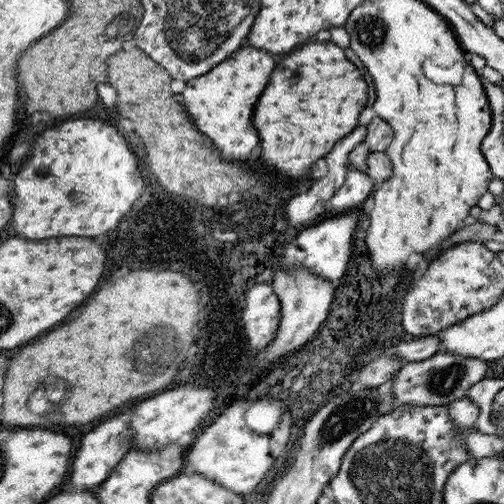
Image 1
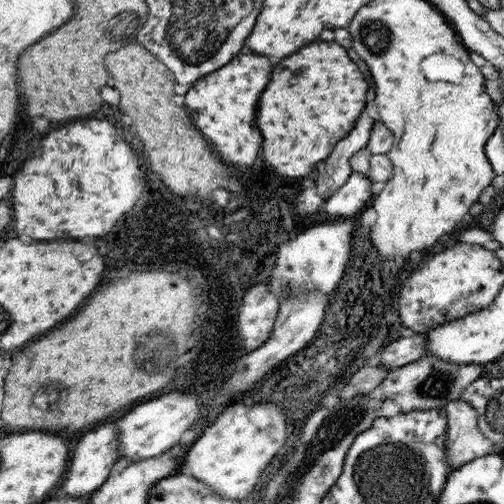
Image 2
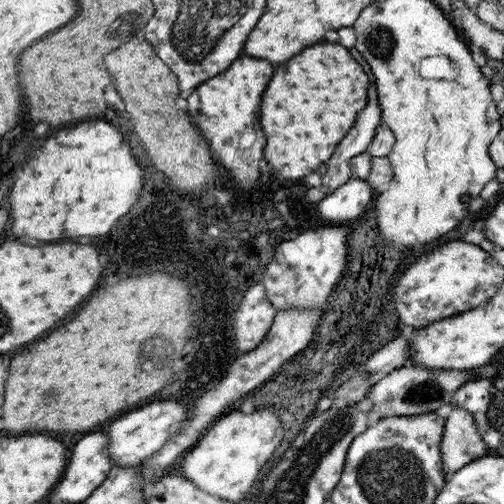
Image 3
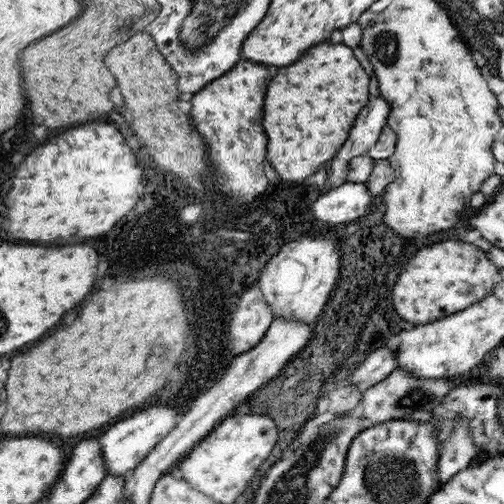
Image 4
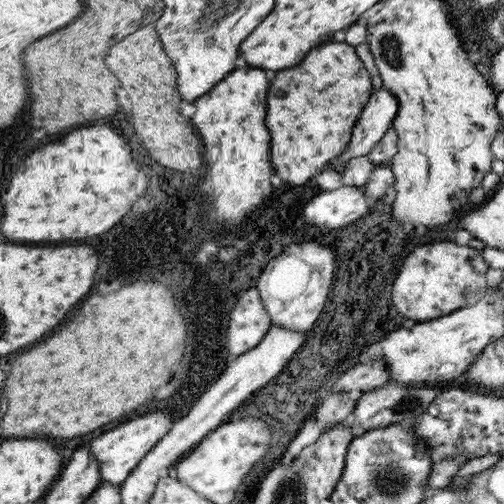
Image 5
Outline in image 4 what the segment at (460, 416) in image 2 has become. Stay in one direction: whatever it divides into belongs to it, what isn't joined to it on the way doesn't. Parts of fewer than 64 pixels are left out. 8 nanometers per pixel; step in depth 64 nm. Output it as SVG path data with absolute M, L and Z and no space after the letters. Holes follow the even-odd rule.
M453 420L455 430L445 440L445 446L441 450L441 456L437 456L437 476L439 476L439 488L447 484L457 472L471 466L473 460L479 458L479 452L473 448L473 442L469 438L469 424L463 420Z

